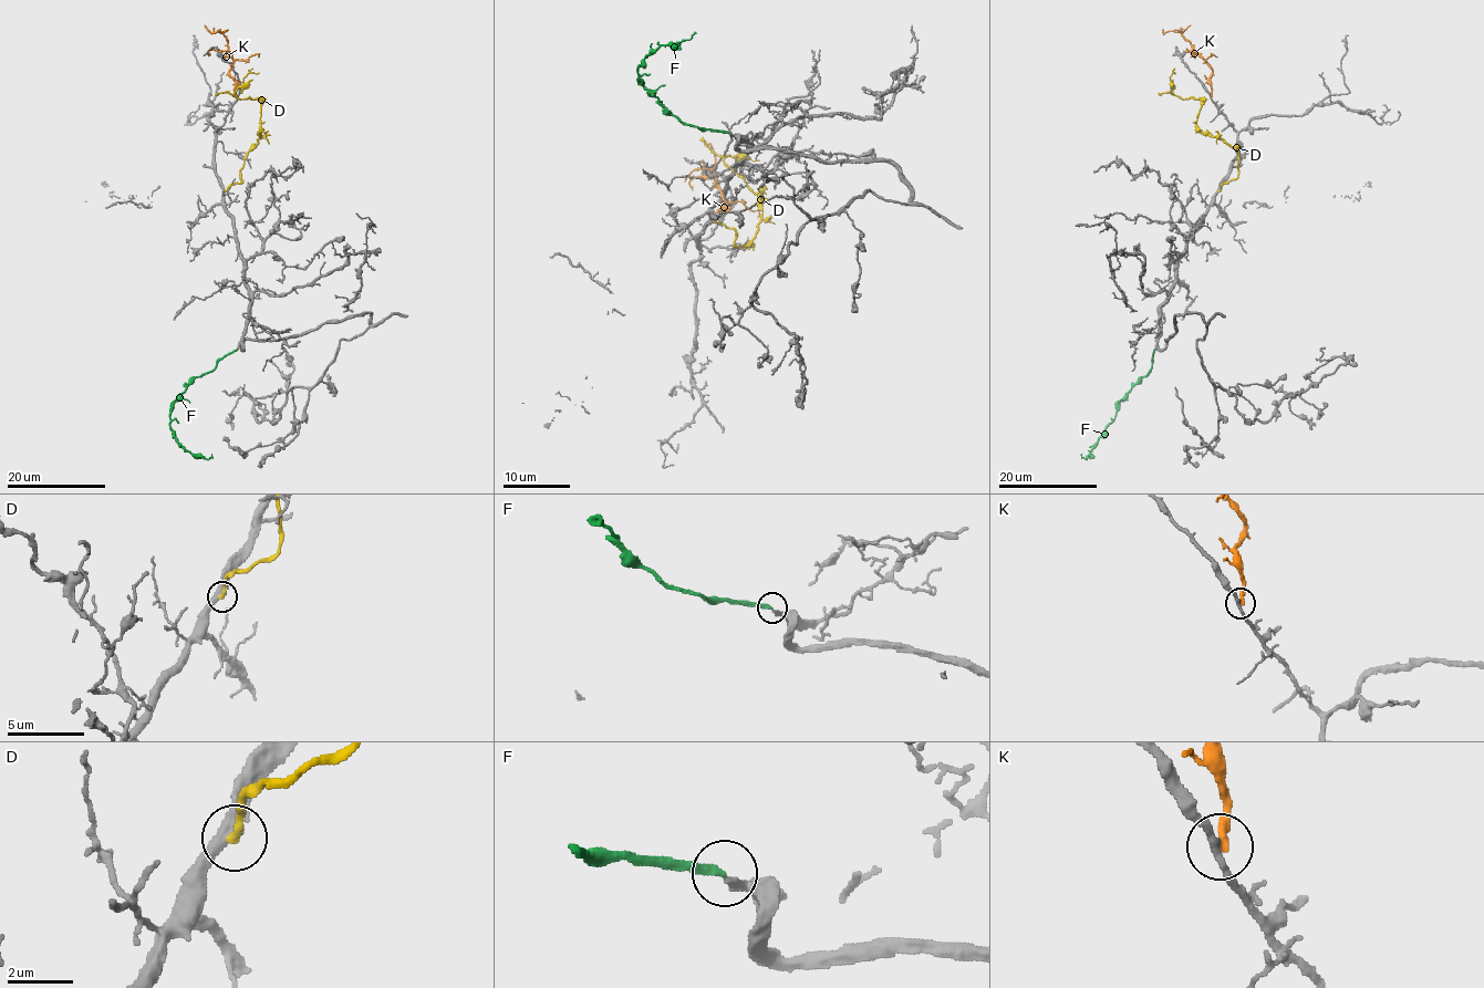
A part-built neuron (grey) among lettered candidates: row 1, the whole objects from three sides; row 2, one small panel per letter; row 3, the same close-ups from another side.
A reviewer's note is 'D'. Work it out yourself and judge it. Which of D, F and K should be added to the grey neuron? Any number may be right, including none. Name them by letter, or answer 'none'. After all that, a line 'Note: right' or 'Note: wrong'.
none
Note: wrong

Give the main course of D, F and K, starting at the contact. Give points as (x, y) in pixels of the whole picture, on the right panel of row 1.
D: (1218, 190), (1237, 176), (1238, 154), (1196, 125), (1200, 100), (1180, 99), (1171, 91), (1170, 76), (1174, 72)
F: (1154, 349), (1152, 367), (1119, 403), (1116, 418), (1090, 454), (1086, 458), (1082, 454)
K: (1211, 95), (1211, 66), (1179, 30), (1163, 32), (1162, 29)

